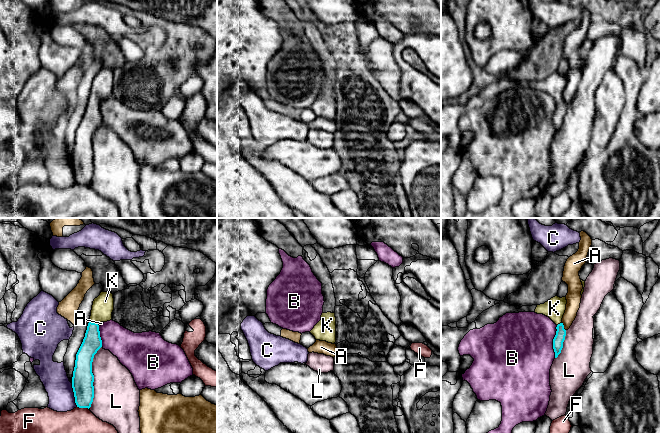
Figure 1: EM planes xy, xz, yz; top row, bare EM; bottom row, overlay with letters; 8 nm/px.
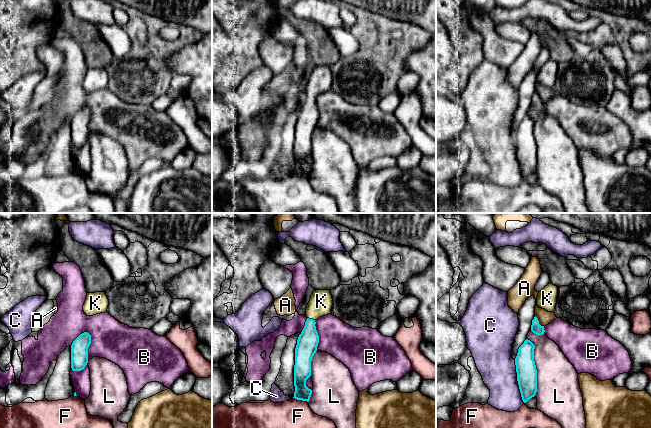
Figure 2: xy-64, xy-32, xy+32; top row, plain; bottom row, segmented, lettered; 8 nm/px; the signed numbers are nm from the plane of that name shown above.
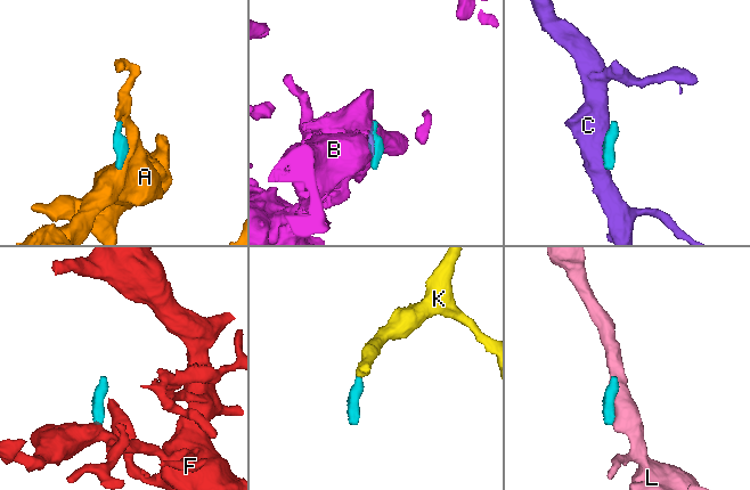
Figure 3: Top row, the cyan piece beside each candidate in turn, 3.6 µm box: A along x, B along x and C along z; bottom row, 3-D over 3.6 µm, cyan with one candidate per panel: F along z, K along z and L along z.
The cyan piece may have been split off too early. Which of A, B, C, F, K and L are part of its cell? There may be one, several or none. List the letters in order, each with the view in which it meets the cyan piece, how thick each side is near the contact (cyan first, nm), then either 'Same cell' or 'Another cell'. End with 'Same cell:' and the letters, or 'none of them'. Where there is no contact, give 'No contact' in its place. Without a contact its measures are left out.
A: Touches cyan in yz. Thickness 90 nm (cyan) against 120 nm. Another cell
B: Touches cyan in yz. Thickness 90 nm (cyan) against 500 nm. Another cell
C: Touches cyan in xy. Thickness 180 nm (cyan) against 220 nm. Another cell
F: Touches cyan in xy. Thickness 180 nm (cyan) against 280 nm. Another cell
K: Touches cyan in xy. Thickness 150 nm (cyan) against 170 nm. Same cell
L: Touches cyan in xy. Thickness 180 nm (cyan) against 360 nm. Another cell
Same cell: K

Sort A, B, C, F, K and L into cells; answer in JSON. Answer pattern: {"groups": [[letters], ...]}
{"groups": [["A"], ["B", "L"], ["C"], ["F"], ["K"]]}

